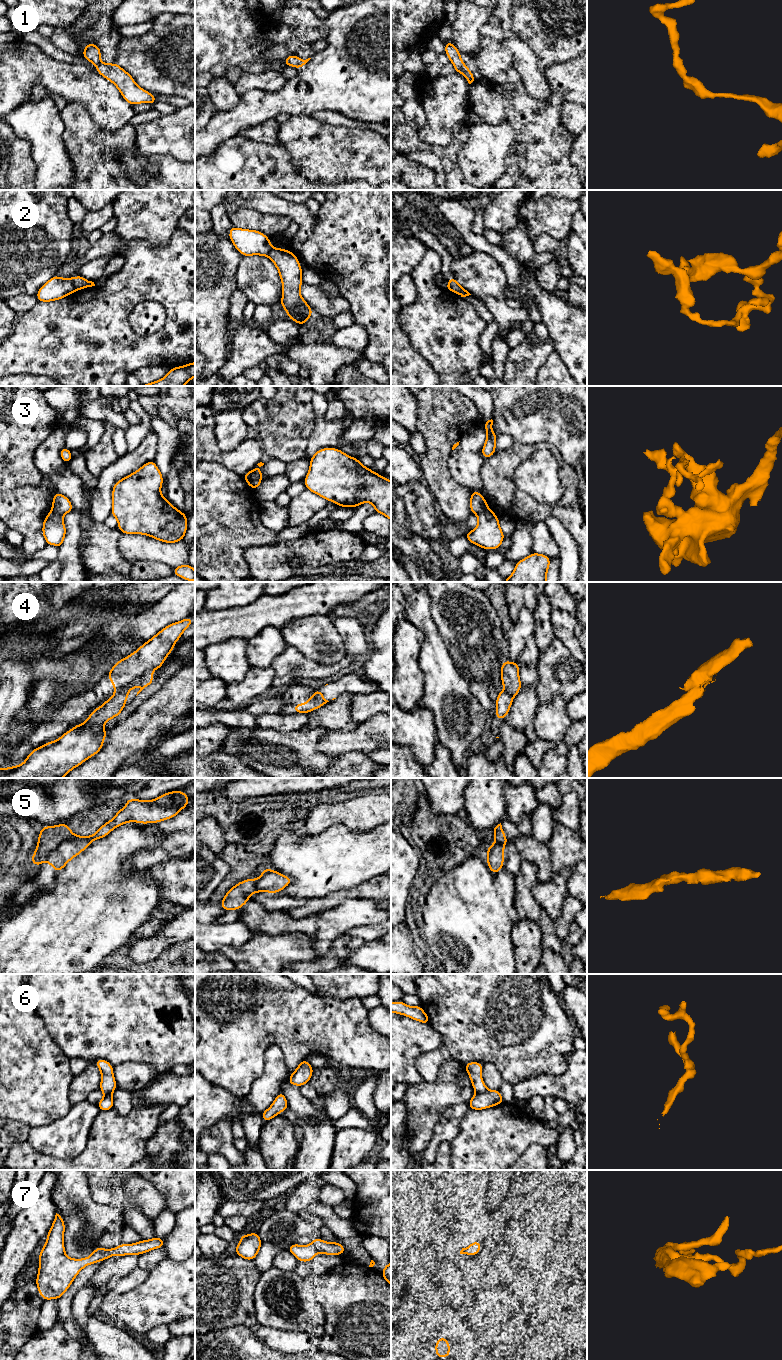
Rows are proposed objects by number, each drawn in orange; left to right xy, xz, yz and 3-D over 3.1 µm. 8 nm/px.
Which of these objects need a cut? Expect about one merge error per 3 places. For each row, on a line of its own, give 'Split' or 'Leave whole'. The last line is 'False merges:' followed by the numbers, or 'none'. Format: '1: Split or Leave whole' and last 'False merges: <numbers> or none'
1: Leave whole
2: Split
3: Split
4: Split
5: Split
6: Split
7: Leave whole
False merges: 2, 3, 4, 5, 6

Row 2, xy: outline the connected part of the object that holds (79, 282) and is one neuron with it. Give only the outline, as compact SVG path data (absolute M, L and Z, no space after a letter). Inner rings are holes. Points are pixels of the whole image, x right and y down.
M78 275L72 278L72 280L73 280L76 291L79 291L80 289L83 289L83 288L95 286L94 282L83 278L81 275Z

